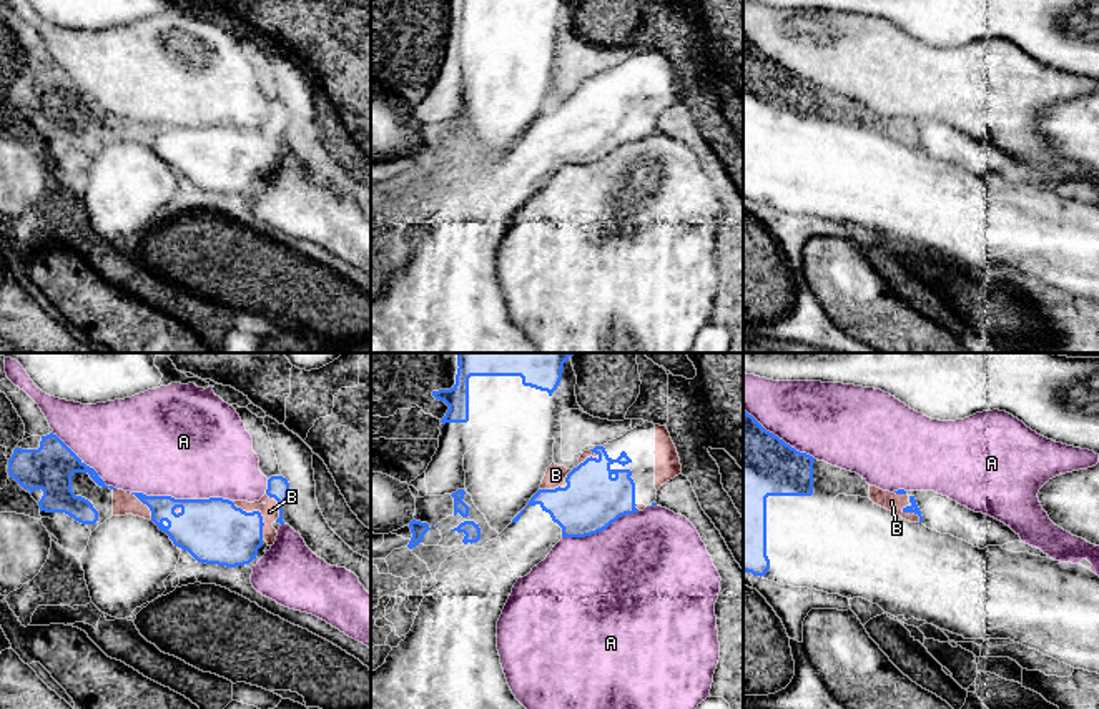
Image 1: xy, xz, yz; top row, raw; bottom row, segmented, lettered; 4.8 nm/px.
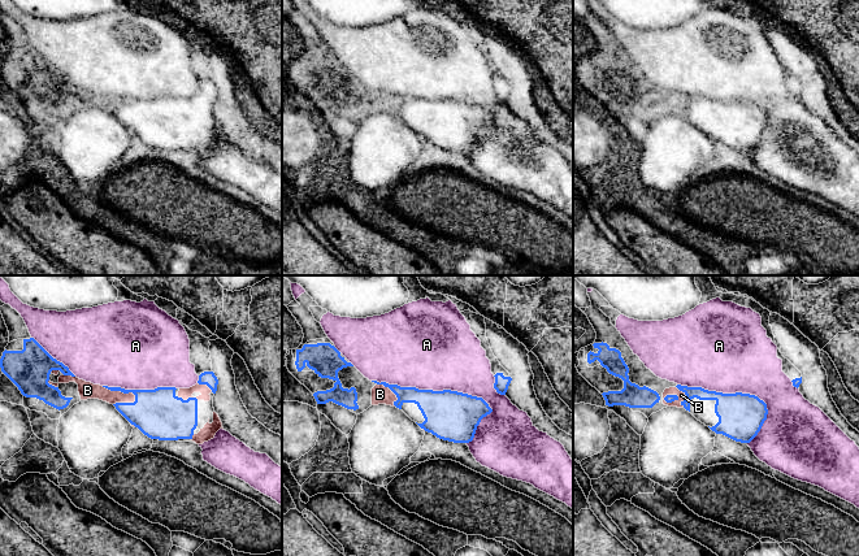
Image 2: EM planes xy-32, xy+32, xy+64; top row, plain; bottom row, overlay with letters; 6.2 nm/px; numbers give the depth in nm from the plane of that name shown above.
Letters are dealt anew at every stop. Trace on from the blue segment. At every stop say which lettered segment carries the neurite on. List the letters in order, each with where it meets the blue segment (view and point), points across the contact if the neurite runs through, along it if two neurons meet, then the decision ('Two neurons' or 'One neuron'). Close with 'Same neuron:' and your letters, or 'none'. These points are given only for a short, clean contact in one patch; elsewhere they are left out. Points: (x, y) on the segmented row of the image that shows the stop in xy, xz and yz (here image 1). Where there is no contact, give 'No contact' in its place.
A: Touches blue at xy (180, 500). Two neurons
B: Touches blue at xz (567, 476). Two neurons
Same neuron: none

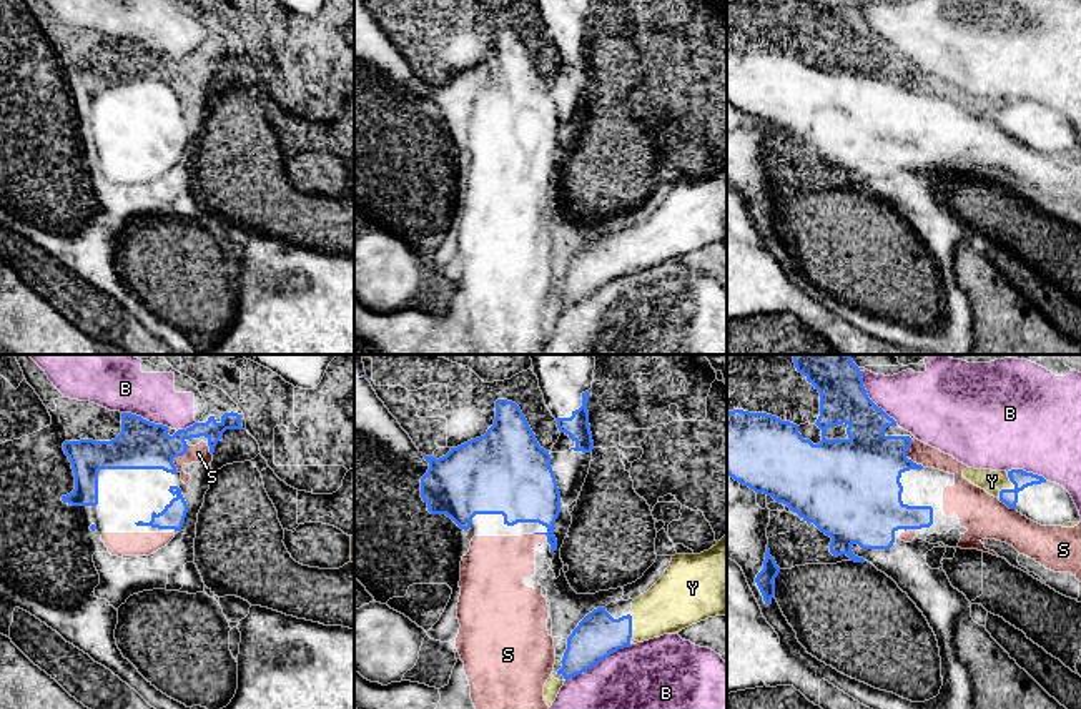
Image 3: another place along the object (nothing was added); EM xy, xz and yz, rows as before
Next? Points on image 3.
B: Touches blue at xz (597, 663). Two neurons
S: Touches blue at yz (905, 456). One neuron
Y: Touches blue at yz (1010, 490). Two neurons
Same neuron: S

